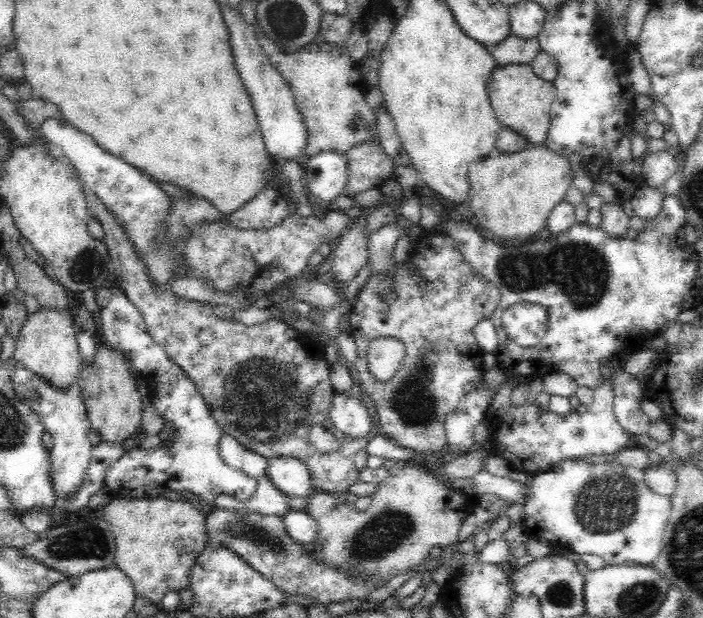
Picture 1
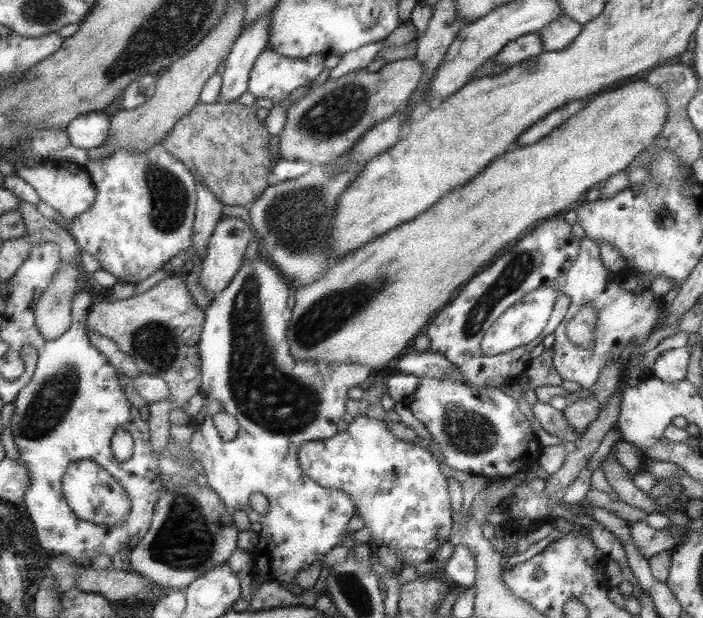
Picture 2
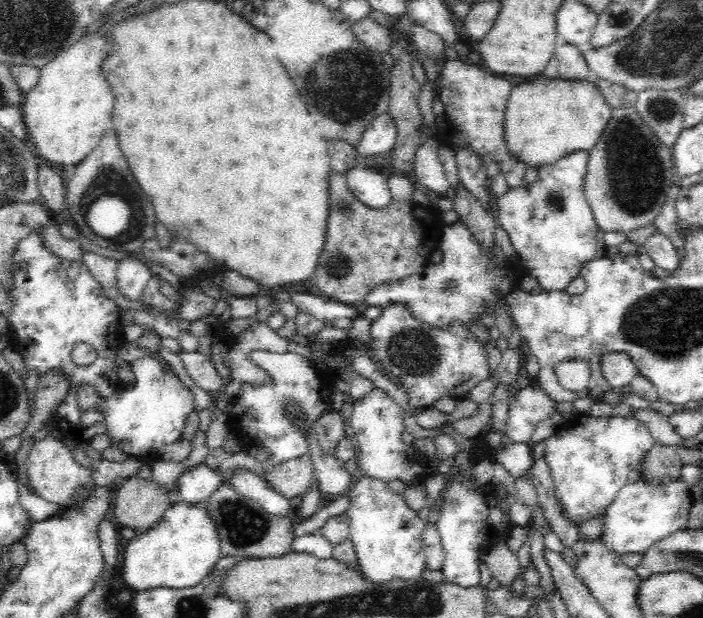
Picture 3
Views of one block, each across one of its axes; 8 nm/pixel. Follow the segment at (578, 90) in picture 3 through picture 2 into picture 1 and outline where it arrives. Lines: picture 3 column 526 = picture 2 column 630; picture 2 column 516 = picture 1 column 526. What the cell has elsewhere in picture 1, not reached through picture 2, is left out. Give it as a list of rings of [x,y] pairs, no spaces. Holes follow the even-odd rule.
[[[544,144],[474,160],[468,168],[468,200],[482,236],[504,238],[508,244],[530,242],[546,228],[552,210],[564,202],[566,192],[574,186],[572,180],[568,158],[554,154]]]

